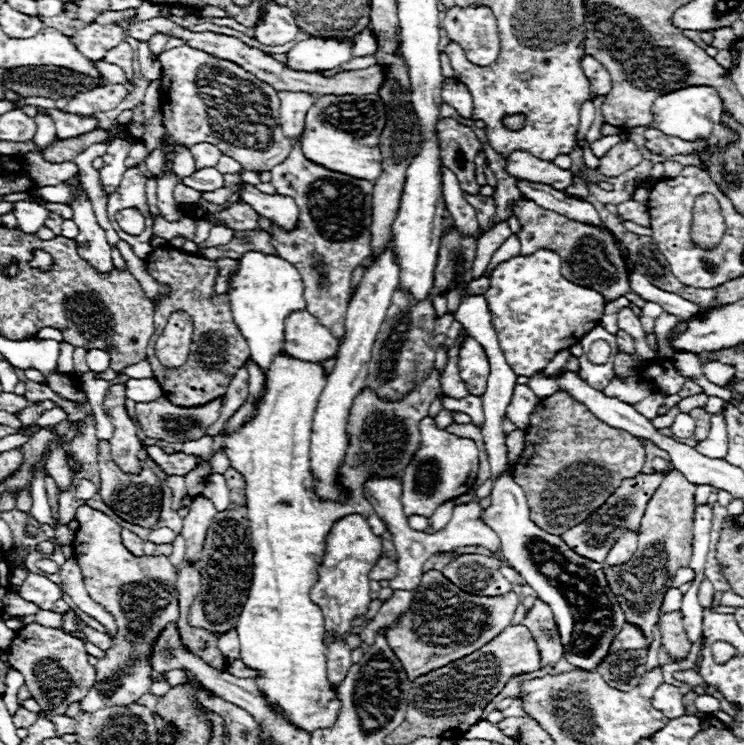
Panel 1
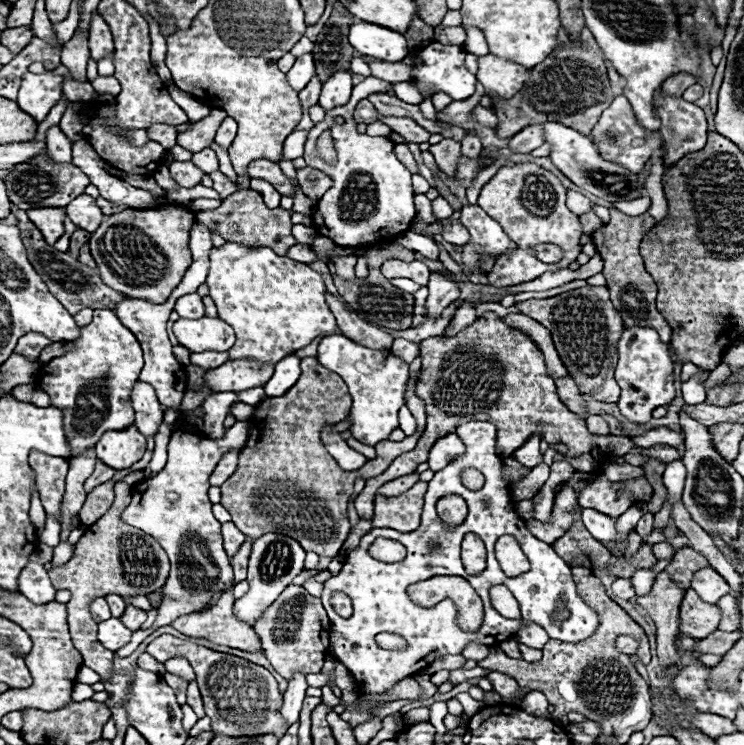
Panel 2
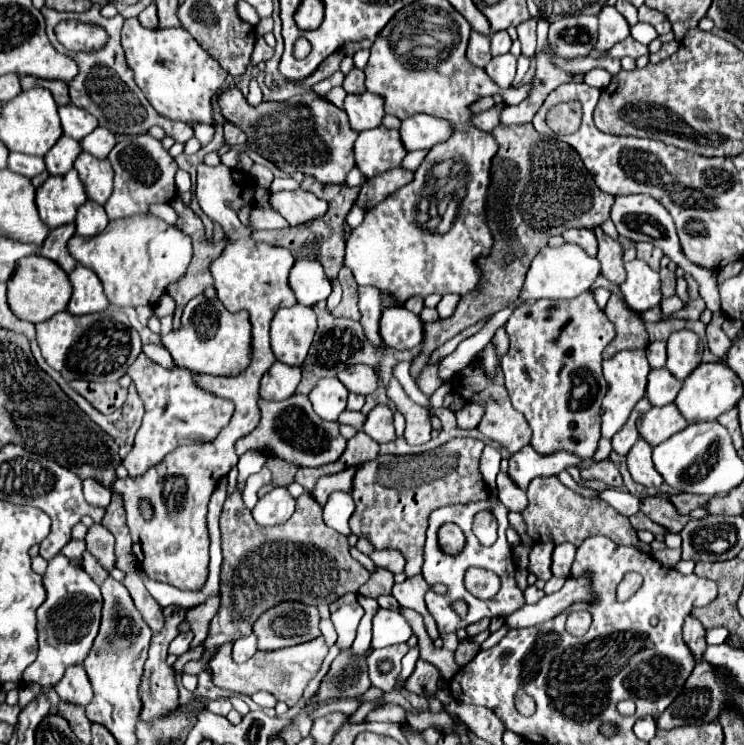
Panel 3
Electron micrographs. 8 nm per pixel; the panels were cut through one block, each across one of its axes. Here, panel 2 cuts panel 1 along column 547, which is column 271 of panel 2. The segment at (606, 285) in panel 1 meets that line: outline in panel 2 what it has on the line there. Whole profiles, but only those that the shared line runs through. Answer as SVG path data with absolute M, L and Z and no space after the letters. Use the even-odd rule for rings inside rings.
M238 190L230 194L216 210L201 211L195 215L200 224L204 224L210 232L220 234L226 242L238 242L242 246L270 246L276 254L286 254L290 246L296 244L292 236L290 214L284 208L266 208L262 196L254 190Z

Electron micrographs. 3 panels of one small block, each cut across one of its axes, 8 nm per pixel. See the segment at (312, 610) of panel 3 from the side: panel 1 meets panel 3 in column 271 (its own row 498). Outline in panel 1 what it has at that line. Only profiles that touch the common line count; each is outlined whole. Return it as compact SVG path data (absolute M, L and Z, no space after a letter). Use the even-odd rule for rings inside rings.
M658 472L658 474L638 474L636 478L624 480L622 486L604 502L604 506L600 506L600 510L596 510L582 524L578 524L562 534L562 540L566 542L566 546L570 550L576 550L576 554L580 554L582 558L592 558L592 562L602 564L606 560L608 550L612 548L612 544L624 530L640 528L640 520L644 516L646 504L652 498L652 494L656 492L656 488L660 486L664 476L666 476L666 472Z

